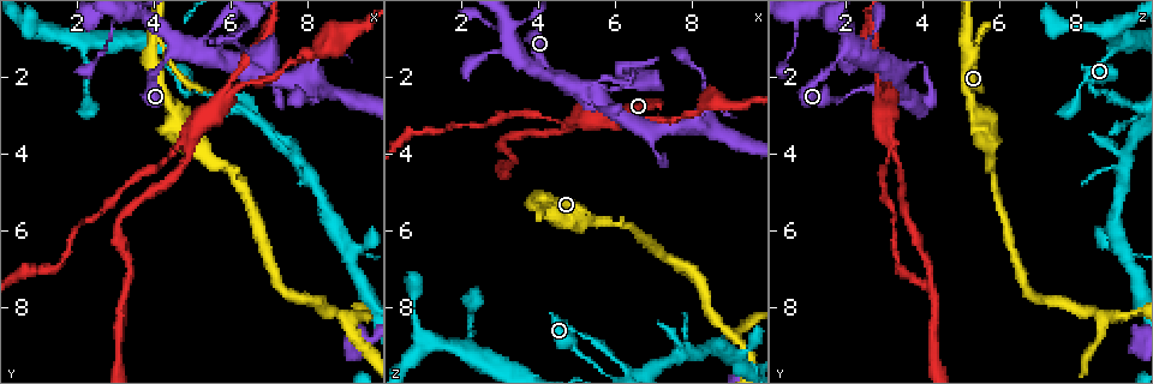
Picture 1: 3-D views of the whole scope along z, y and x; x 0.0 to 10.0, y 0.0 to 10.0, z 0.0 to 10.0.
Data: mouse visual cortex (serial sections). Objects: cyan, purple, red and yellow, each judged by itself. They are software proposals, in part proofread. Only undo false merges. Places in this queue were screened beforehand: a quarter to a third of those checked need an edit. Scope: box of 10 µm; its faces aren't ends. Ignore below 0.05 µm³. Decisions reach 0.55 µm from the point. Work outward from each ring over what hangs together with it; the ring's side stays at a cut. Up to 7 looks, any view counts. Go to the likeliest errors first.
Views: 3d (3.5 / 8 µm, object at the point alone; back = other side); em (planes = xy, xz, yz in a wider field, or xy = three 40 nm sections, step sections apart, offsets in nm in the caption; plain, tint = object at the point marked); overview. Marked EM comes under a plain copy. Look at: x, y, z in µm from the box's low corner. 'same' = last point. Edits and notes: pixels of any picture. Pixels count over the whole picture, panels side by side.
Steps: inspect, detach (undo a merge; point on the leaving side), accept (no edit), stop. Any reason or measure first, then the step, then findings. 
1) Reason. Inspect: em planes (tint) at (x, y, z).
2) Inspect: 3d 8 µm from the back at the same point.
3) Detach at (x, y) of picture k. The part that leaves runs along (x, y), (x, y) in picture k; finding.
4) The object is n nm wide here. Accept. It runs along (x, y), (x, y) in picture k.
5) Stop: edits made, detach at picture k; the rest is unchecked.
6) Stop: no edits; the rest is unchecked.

Thin arm on a thick one. Inspect: 3d 8 µm at (6.00, 2.35, 2.95).

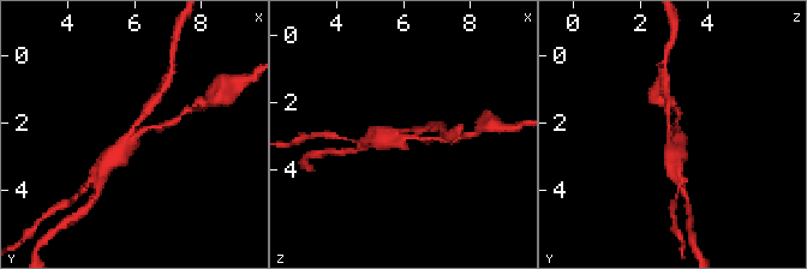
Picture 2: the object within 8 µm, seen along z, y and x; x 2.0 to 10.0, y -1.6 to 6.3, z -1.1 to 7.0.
Closer look. Inspect: 3d 3.5 µm at the same point.

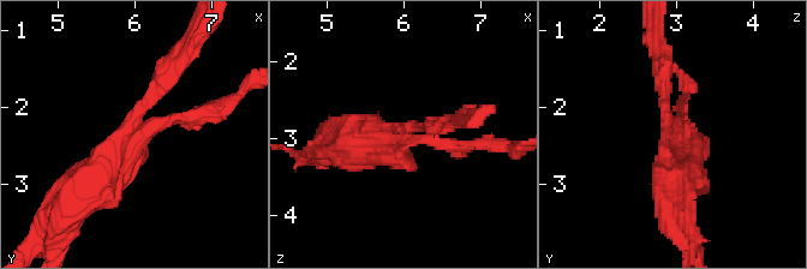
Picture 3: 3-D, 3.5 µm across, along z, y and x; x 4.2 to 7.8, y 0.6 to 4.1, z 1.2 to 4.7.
3 arms meet here; the arms are 150, 200, 500 nm wide. Inspect: em xy step 3 (tint) at (6.05, 2.40, 2.95).

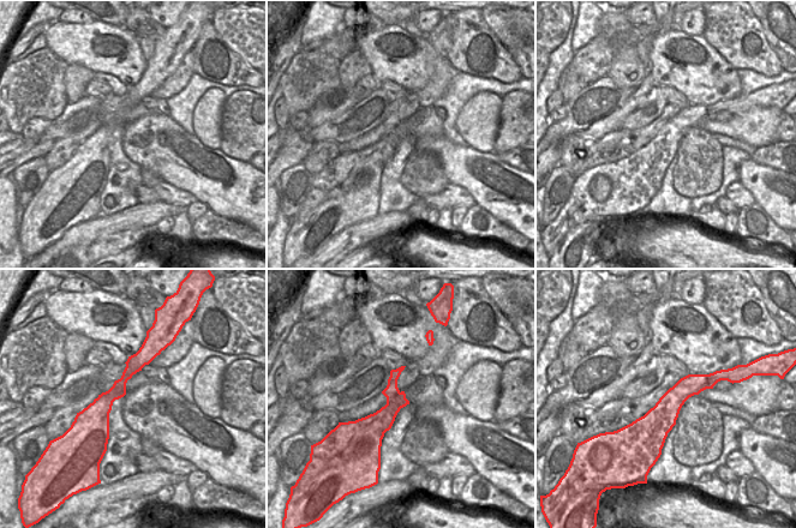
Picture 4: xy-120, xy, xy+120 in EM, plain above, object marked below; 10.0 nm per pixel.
Detach at (178, 119) of picture 3. The part that leaves runs along (674, 136), (671, 221) in picture 3; a second cell is stuck on.

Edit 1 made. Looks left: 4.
Arms run side by side. Inspect: 3d 8 µm at (3.90, 1.40, 5.25).

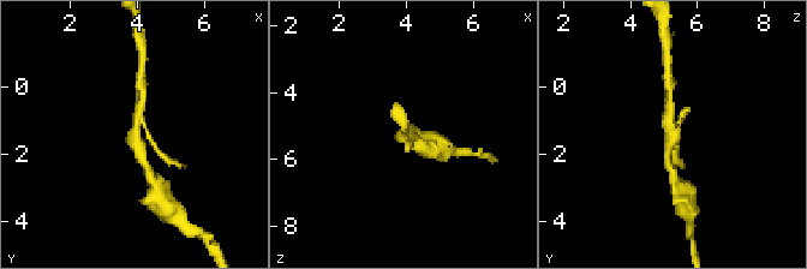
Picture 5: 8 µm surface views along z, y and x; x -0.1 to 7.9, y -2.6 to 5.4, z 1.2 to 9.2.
3 arms meet here; the arms are 150, 200, 200 nm wide; shape alone is not enough. Inspect: em xy step 2 (tint) at the same point.

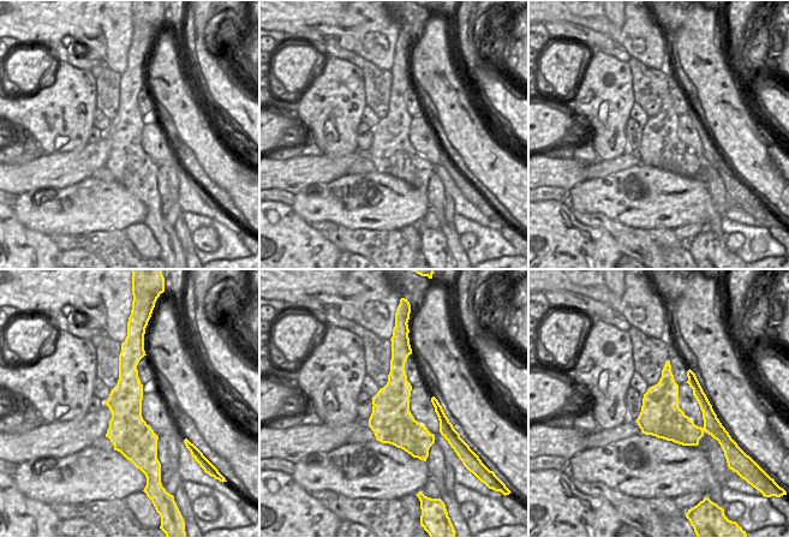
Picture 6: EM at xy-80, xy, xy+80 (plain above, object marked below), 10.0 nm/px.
The object is 420 nm wide here. Accept. It runs along (162, 155), (153, 145), (135, 139), (139, 103) in picture 5; continuous, no second cell.

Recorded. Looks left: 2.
Four-way junction. Inspect: 3d 3.5 µm from the back at (9.10, 6.55, 9.25).

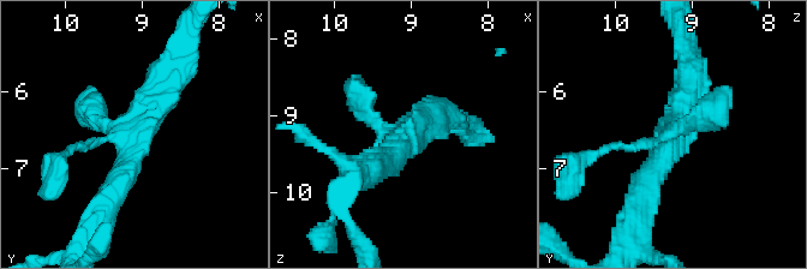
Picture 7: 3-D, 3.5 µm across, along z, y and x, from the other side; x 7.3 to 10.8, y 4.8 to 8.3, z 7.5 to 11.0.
4 arms meet here; the arms are 100, 300, 350, 400 nm wide. Inspect: em xy step 5 (tint) at (9.10, 6.55, 9.30).

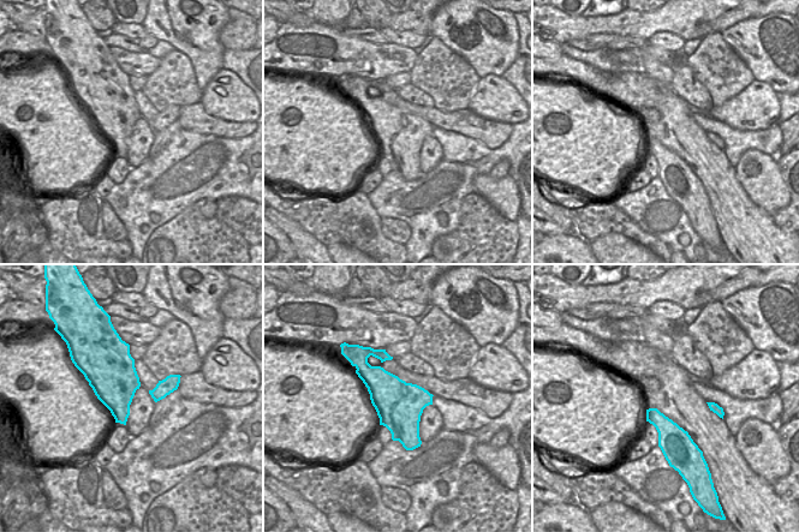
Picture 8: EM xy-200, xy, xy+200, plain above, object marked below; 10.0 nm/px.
The object is 480 nm wide here. Accept. It runs along (167, 67), (108, 201) in picture 7; one cell here.

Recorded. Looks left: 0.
Stop: edits made, detach at picture 3; the rest is unchecked.

